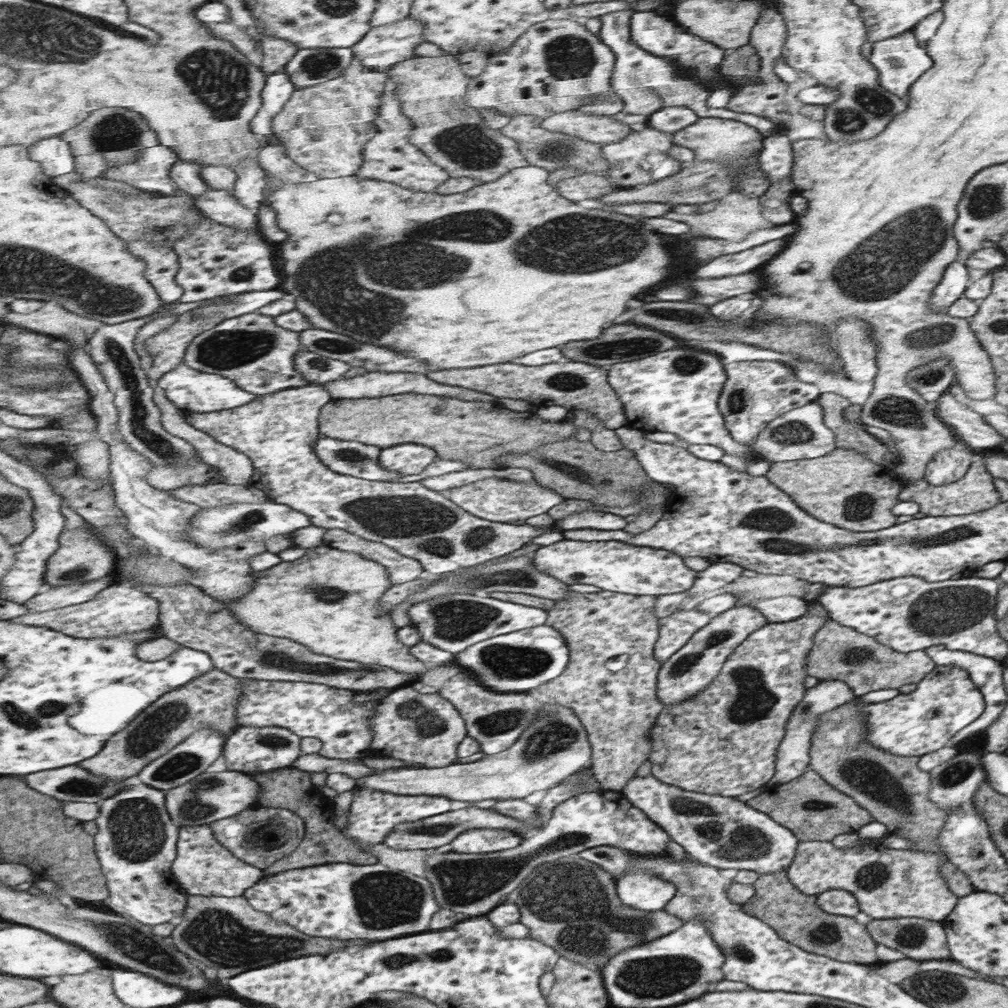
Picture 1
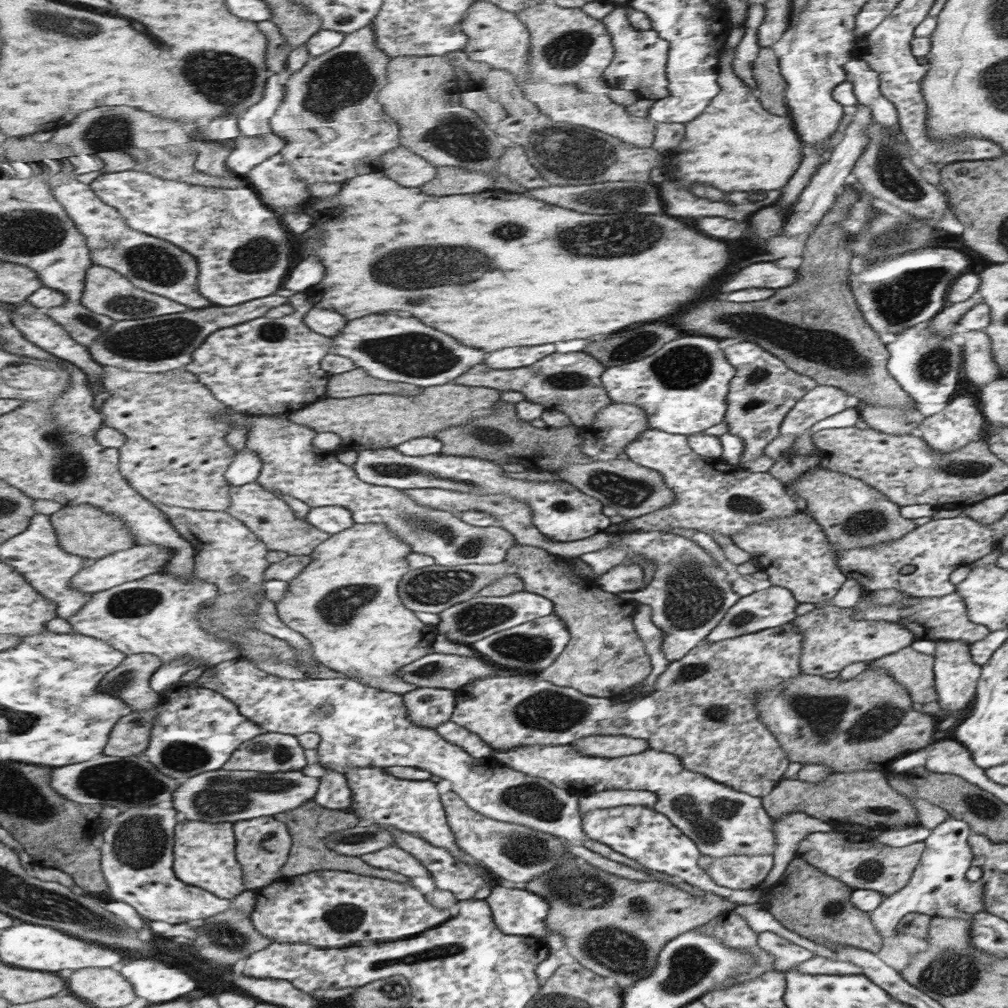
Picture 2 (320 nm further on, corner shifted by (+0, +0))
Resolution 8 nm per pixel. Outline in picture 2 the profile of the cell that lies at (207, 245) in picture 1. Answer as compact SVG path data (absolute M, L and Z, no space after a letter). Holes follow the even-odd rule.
M135 170L99 175L90 186L99 198L122 212L131 228L168 240L195 256L199 262L200 291L213 305L235 307L274 295L292 270L289 256L291 250L297 252L297 244L289 238L291 234L287 232L280 214L268 207L250 186L235 189L203 187L177 180L161 180L160 177Z

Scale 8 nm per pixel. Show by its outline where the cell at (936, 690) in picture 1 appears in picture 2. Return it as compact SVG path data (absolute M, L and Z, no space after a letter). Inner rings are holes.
M937 640L934 646L934 688L936 690L936 701L940 706L940 714L934 716L937 723L946 718L955 710L963 710L974 700L977 690L979 676L982 675L981 666L975 664L971 658L970 646L959 642L959 640Z

